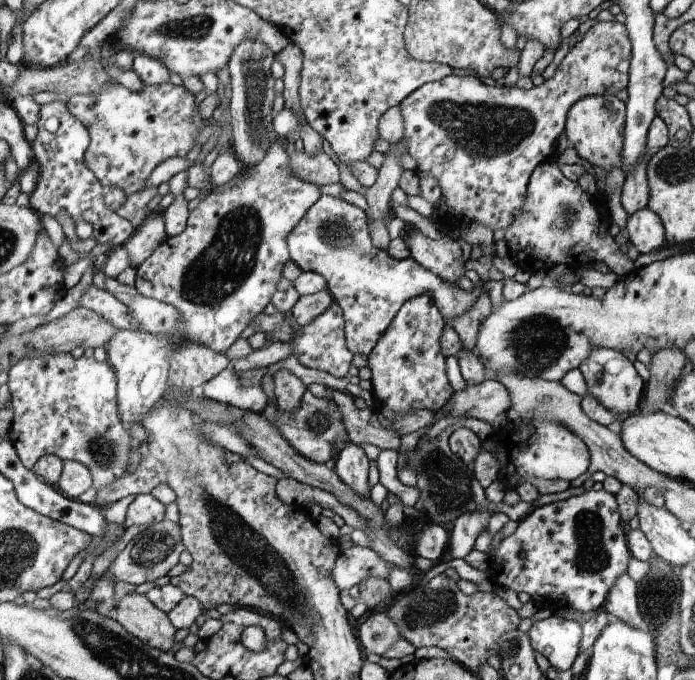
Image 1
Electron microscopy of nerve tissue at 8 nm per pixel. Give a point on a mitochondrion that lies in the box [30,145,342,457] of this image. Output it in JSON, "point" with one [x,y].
{"point":[217,273]}

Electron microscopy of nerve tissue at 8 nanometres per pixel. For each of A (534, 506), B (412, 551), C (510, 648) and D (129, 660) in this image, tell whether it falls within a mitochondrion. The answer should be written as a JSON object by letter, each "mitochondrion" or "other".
{"A":"other","B":"other","C":"mitochondrion","D":"mitochondrion"}

